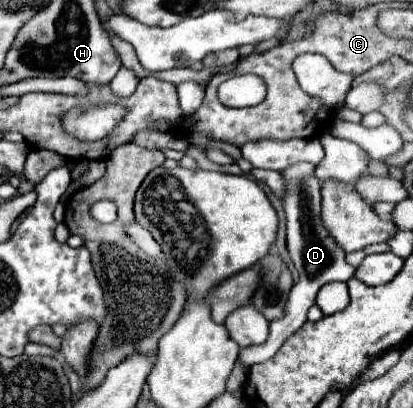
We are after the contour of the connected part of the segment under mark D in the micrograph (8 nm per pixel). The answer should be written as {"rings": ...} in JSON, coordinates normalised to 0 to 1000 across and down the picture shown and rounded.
{"rings":[[[722,397],[678,422],[692,446],[692,480],[688,480],[683,500],[688,500],[688,520],[697,534],[697,618],[702,618],[702,632],[707,632],[717,662],[726,667],[726,686],[722,686],[722,696],[712,696],[712,706],[697,725],[692,770],[678,784],[654,794],[649,833],[630,848],[600,848],[600,853],[581,858],[576,887],[591,892],[596,902],[605,902],[625,887],[654,882],[668,868],[668,858],[683,848],[683,838],[741,789],[741,765],[765,740],[765,721],[785,696],[843,691],[843,681],[857,676],[857,657],[847,647],[838,647],[838,637],[833,637],[833,613],[814,598],[814,588],[804,588],[799,569],[780,549],[775,441],[760,431],[760,417],[765,417],[760,402]]]}

